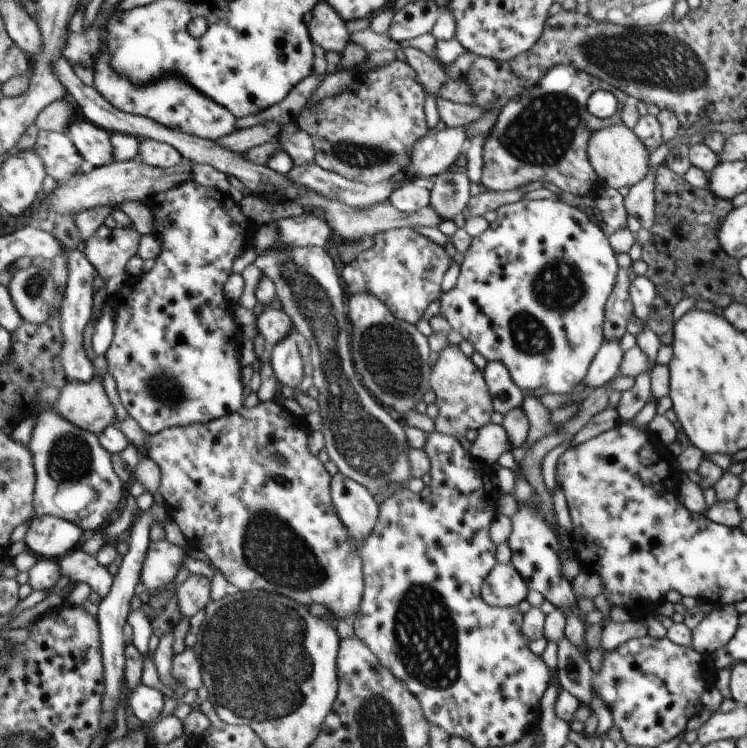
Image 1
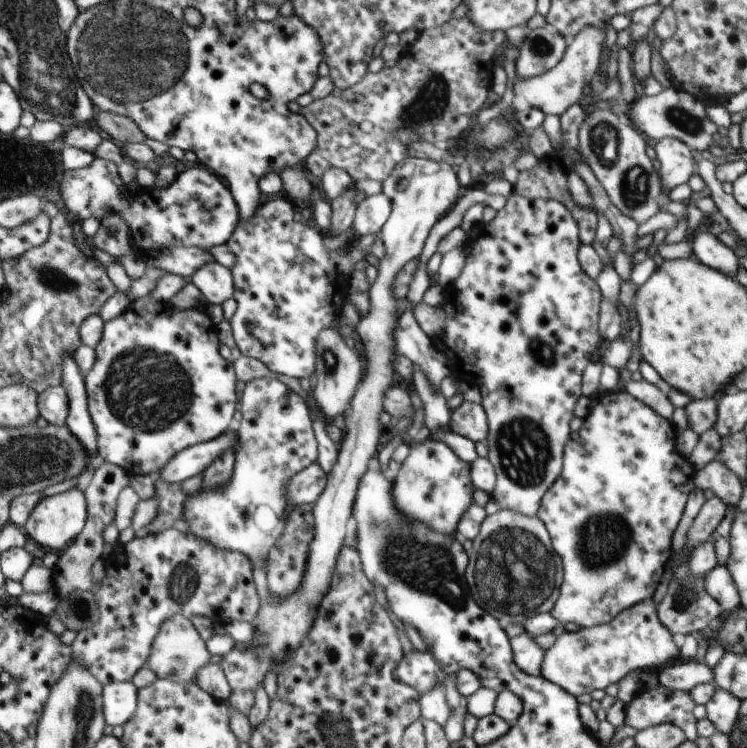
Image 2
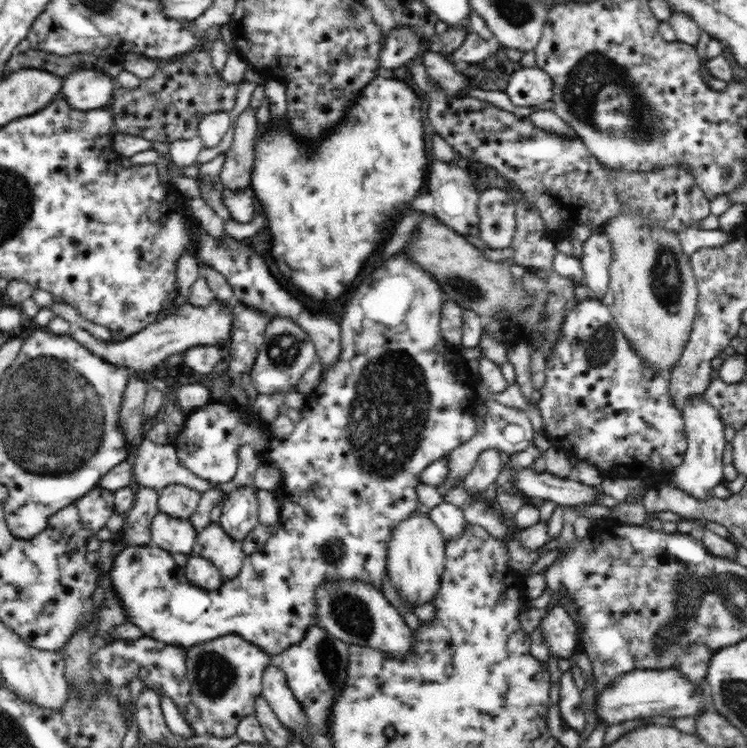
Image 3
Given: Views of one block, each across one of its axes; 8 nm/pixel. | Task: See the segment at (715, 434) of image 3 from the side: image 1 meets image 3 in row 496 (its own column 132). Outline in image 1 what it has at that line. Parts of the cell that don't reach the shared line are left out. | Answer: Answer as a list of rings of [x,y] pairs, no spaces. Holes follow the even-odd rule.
[[[138,682],[128,698],[129,706],[132,708],[134,716],[143,724],[147,724],[159,720],[164,708],[164,697],[165,695],[157,688],[150,688],[142,682]]]

